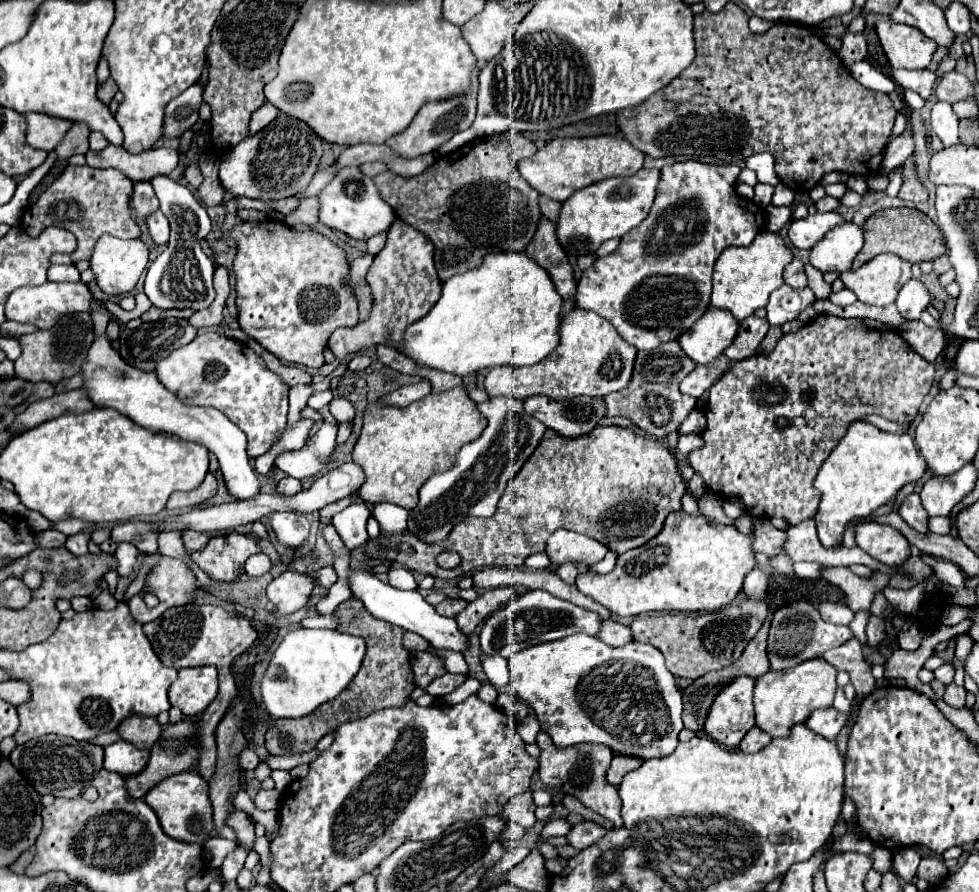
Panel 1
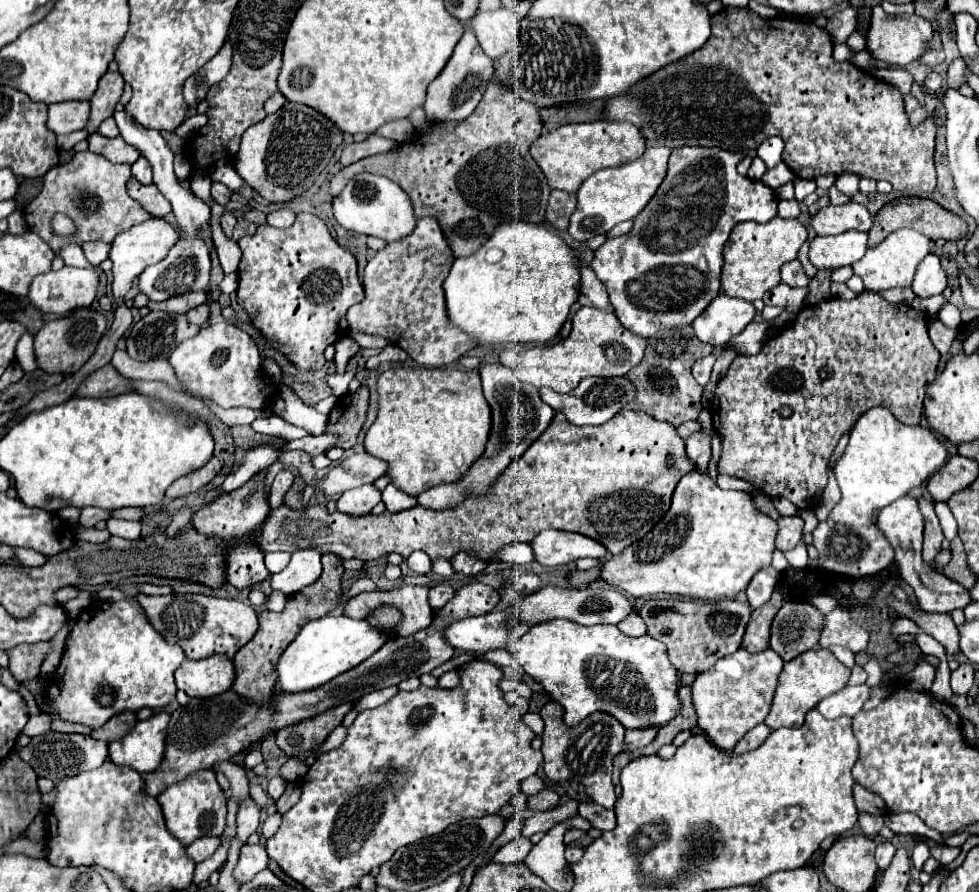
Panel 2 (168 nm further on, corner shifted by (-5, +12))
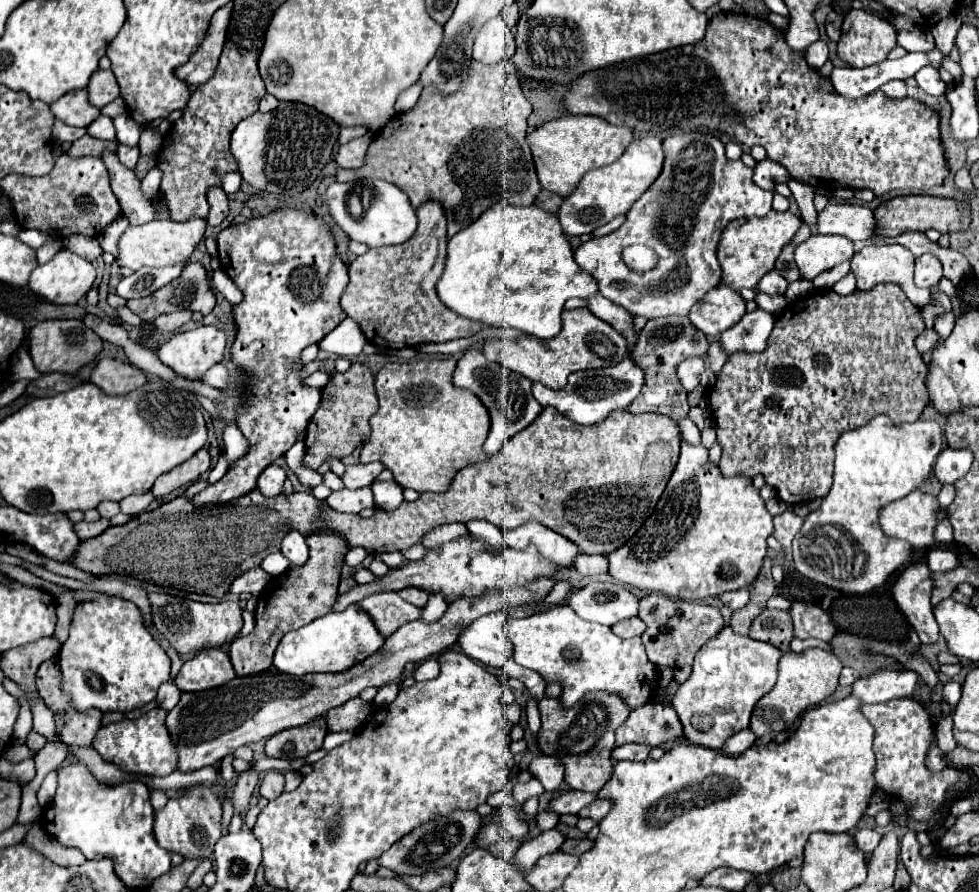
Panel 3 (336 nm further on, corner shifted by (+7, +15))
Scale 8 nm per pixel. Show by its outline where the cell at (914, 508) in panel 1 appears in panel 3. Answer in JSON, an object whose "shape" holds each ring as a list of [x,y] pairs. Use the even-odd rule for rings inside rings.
{"shape":[[[923,559],[911,563],[893,583],[893,597],[909,623],[917,631],[921,643],[937,643],[939,627],[933,617],[931,599],[931,577],[929,567]]]}

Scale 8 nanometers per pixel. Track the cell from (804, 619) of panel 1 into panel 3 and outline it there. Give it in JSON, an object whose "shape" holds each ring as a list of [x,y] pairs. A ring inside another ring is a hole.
{"shape":[[[765,609],[751,623],[749,637],[757,641],[765,641],[777,645],[781,651],[789,651],[789,643],[793,639],[793,621],[789,621],[787,611]]]}

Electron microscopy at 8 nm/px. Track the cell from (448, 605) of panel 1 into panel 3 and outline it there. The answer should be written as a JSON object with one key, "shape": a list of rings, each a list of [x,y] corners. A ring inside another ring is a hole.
{"shape":[[[413,587],[401,589],[399,593],[401,593],[401,597],[403,597],[405,601],[409,601],[411,605],[417,605],[417,607],[423,607],[423,605],[427,603],[427,599],[429,599],[429,593],[425,593],[425,591],[421,591],[421,589],[413,589]]]}

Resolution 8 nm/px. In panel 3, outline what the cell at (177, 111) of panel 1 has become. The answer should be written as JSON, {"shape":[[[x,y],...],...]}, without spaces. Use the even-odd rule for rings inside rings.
{"shape":[[[229,1],[225,7],[215,11],[205,41],[199,45],[197,53],[193,53],[193,57],[177,71],[177,75],[189,85],[203,85],[215,73],[219,55],[225,45],[225,33],[231,13],[233,13],[233,1]]]}

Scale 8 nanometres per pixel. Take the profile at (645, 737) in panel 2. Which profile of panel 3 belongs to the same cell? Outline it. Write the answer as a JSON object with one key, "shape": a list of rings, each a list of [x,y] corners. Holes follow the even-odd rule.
{"shape":[[[647,703],[629,713],[617,729],[617,745],[645,743],[649,747],[671,749],[685,741],[683,725],[671,705]]]}

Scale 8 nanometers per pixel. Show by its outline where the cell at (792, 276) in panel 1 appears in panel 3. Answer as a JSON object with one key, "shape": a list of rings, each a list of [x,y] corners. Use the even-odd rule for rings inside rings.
{"shape":[[[773,269],[773,271],[769,271],[769,273],[763,277],[763,281],[759,281],[757,291],[767,293],[767,295],[783,295],[785,289],[787,289],[787,285],[789,285],[789,283],[777,273],[777,269]]]}

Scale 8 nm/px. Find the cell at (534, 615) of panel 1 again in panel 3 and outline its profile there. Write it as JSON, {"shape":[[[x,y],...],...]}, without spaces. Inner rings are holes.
{"shape":[[[589,583],[583,589],[577,589],[577,591],[573,591],[569,595],[569,605],[585,621],[595,621],[595,623],[613,627],[621,619],[637,615],[637,611],[639,611],[639,597],[633,591],[629,591],[627,587],[619,585],[619,583]]]}

